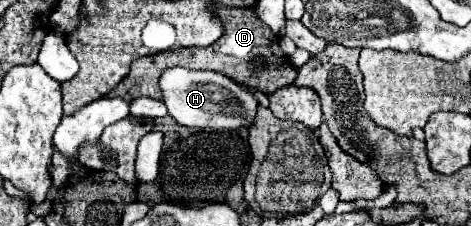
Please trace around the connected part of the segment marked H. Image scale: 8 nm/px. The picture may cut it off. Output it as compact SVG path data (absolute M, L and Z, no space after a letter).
M182 66L166 68L160 76L162 102L168 108L168 114L184 126L198 130L238 130L248 128L254 122L258 102L252 94L238 88L220 72L212 70L188 70Z

